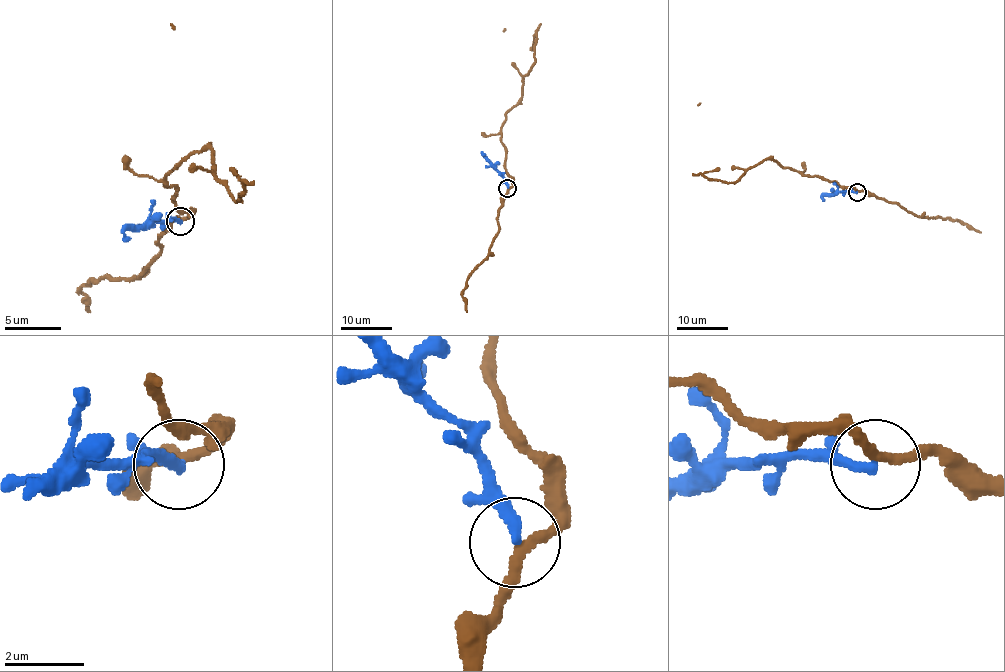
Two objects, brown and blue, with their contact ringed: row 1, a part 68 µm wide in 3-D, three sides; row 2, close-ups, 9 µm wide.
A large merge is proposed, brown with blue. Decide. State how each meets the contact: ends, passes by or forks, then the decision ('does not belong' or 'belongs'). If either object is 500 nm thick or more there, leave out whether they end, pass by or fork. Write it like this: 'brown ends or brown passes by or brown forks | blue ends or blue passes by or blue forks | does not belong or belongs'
brown passes by | blue ends | does not belong

